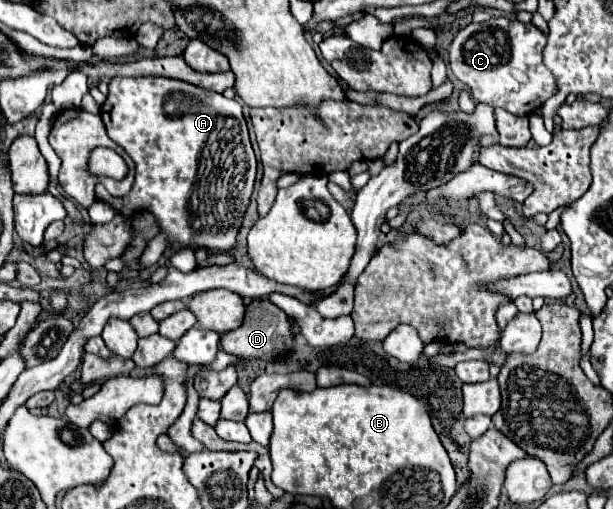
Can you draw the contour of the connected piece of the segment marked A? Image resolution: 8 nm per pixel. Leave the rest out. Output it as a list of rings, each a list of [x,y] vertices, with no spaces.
[[[113,76],[109,82],[109,94],[105,104],[101,106],[101,118],[103,124],[107,128],[107,136],[121,146],[131,160],[135,162],[135,182],[129,194],[115,198],[115,196],[97,196],[99,200],[115,206],[119,210],[119,214],[123,216],[133,216],[137,208],[149,210],[153,212],[153,216],[159,220],[161,224],[161,232],[165,232],[171,240],[171,244],[183,244],[183,246],[193,246],[193,248],[207,248],[209,252],[229,252],[235,246],[235,236],[241,228],[241,220],[243,214],[249,206],[249,196],[253,190],[253,180],[255,180],[255,170],[257,170],[257,160],[249,142],[249,134],[247,134],[247,124],[243,118],[243,110],[241,104],[237,100],[227,100],[223,94],[217,94],[213,90],[203,90],[199,86],[193,86],[189,82],[181,82],[181,80],[173,80],[173,78],[163,78],[163,76]]]

